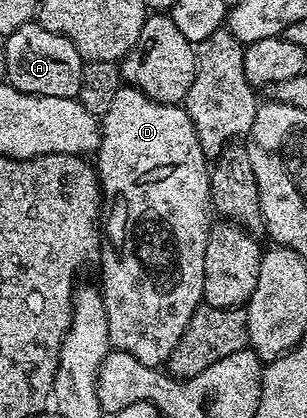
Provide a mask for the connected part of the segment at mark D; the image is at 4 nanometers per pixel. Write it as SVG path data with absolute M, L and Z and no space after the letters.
M119 87L116 99L112 99L112 107L101 114L100 128L102 138L96 150L96 168L98 171L98 185L102 188L105 201L104 220L100 225L100 266L102 265L102 302L104 311L108 315L108 335L111 346L120 352L127 352L138 359L140 363L155 367L162 367L169 362L172 351L180 343L184 331L188 327L188 319L203 304L204 291L204 247L210 238L212 224L212 206L210 204L210 165L206 152L200 147L200 139L196 139L196 127L192 127L192 119L186 114L182 105L160 103L139 89L133 87Z

